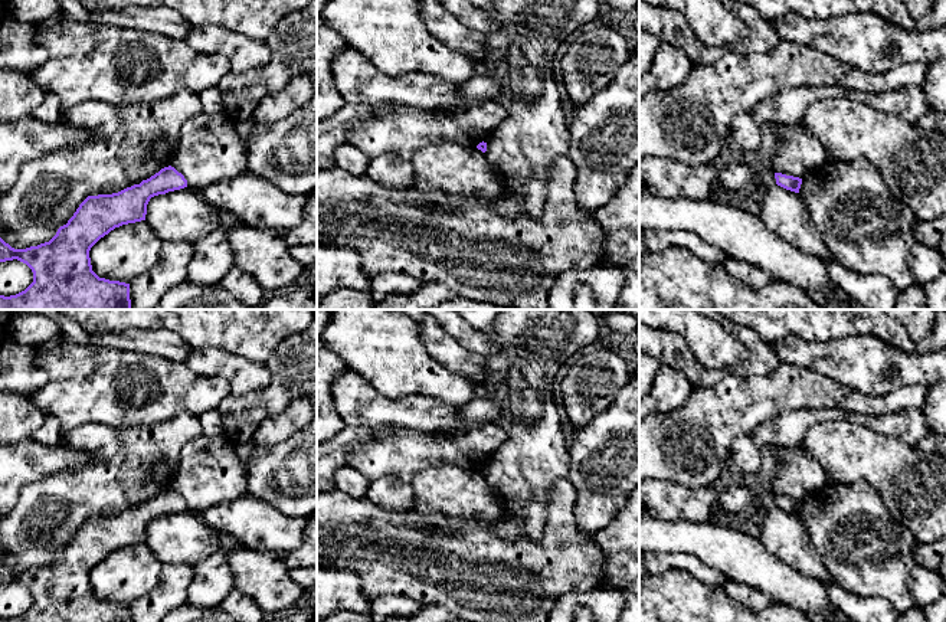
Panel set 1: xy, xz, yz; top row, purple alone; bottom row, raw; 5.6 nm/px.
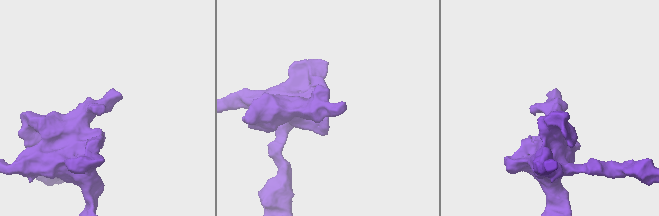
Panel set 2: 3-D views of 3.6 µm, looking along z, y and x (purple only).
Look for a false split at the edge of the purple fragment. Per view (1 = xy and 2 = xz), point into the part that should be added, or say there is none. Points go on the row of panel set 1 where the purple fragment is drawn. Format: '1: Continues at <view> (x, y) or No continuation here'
1: No continuation here
2: No continuation here

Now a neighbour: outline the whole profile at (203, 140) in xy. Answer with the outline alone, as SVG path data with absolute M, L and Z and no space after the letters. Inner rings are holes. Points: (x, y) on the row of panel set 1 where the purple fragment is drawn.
M206 112L186 121L170 163L197 190L248 171L245 143L223 114Z

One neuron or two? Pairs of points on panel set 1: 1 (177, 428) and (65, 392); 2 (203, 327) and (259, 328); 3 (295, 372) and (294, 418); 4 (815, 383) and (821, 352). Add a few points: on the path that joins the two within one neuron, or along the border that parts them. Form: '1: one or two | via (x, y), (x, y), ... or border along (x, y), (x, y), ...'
1: two | border along (193, 413), (177, 413), (157, 424), (127, 426)
2: one | via (218, 327), (245, 327)
3: two | border along (301, 396), (265, 419)
4: two | border along (785, 362), (820, 372), (848, 386)

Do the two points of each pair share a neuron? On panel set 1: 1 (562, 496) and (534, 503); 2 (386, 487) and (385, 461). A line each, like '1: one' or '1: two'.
1: two
2: two

